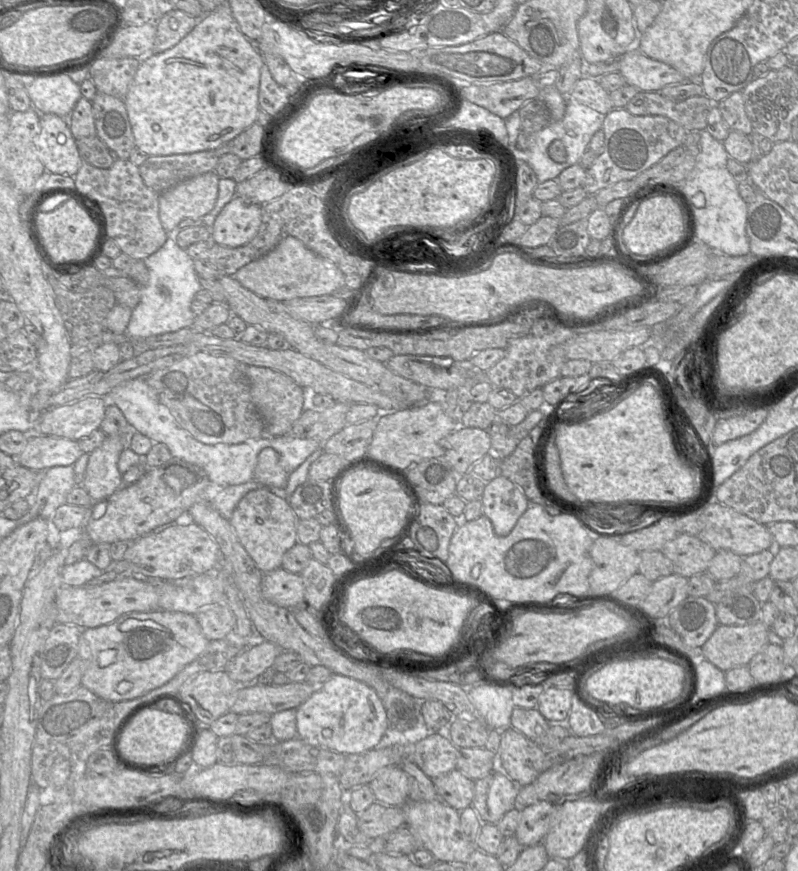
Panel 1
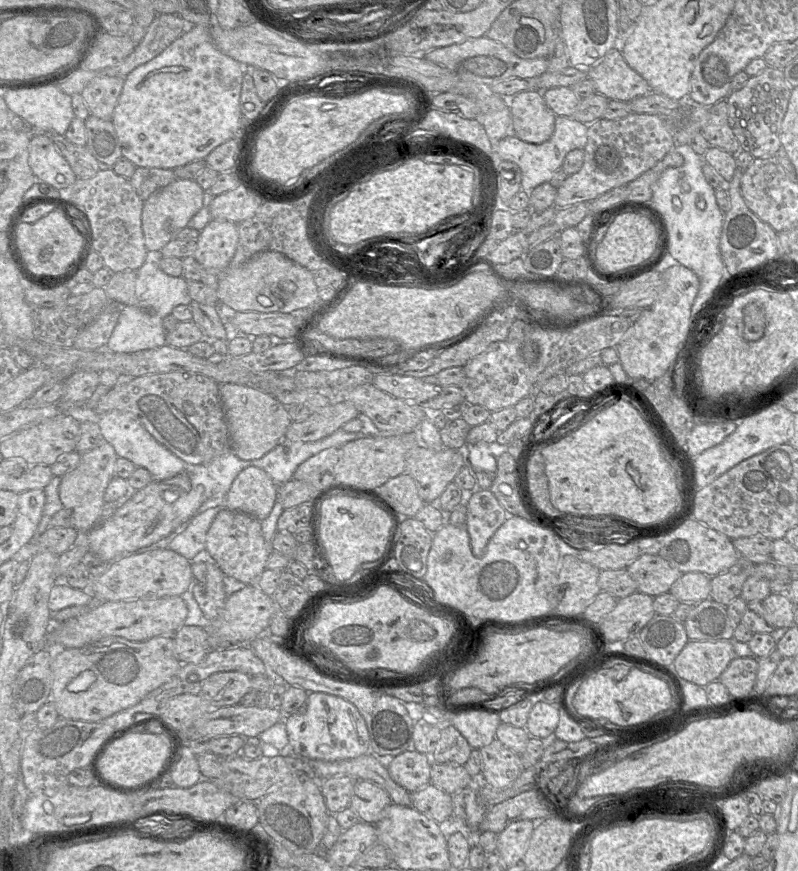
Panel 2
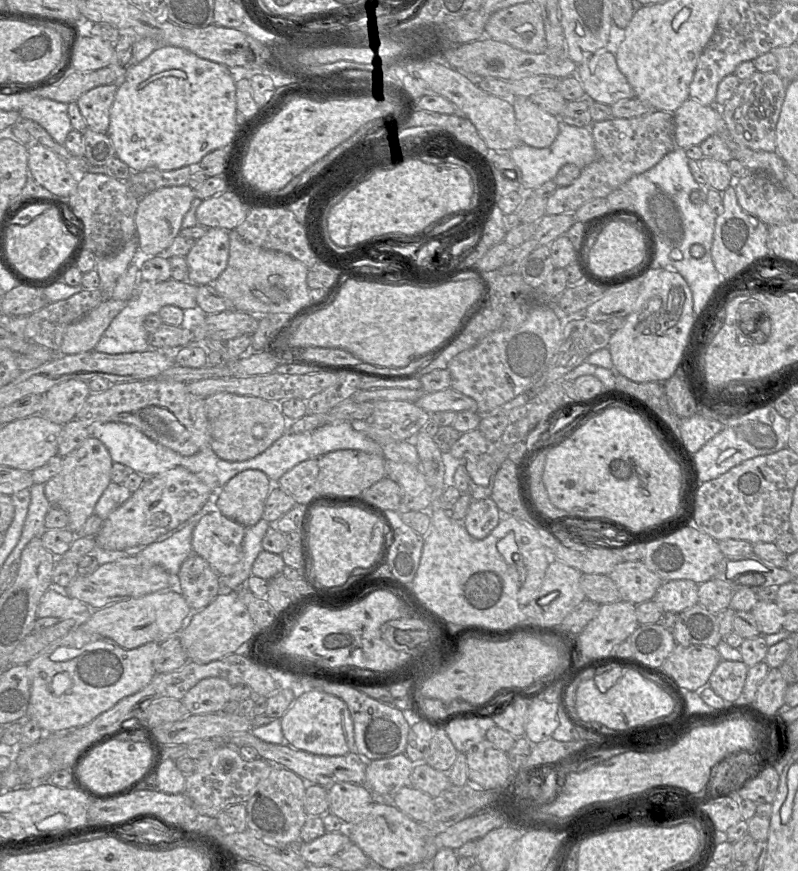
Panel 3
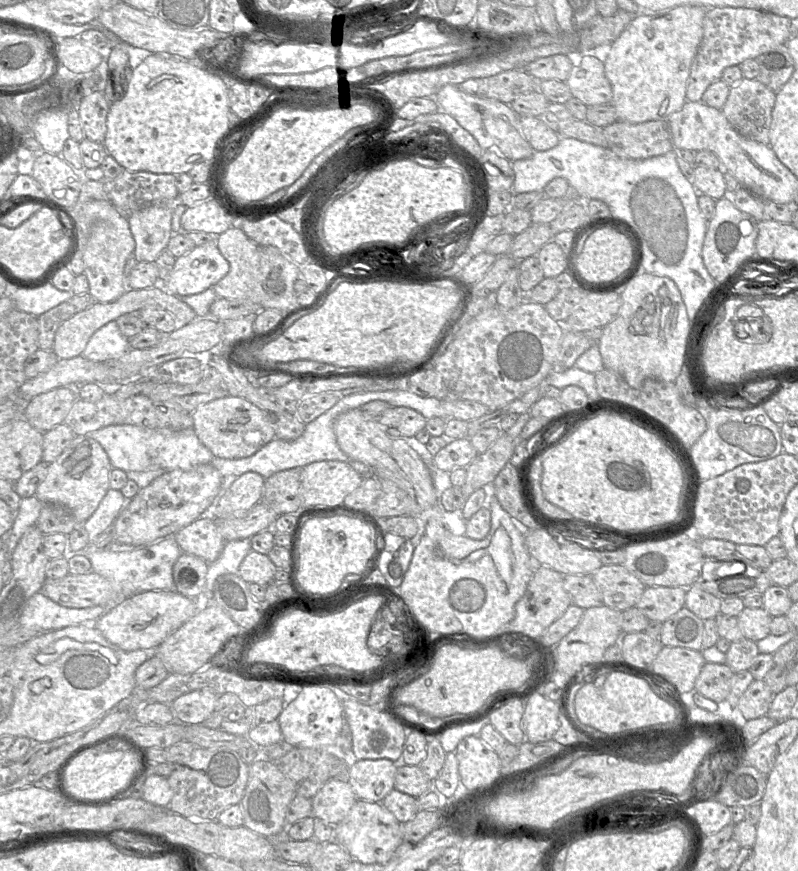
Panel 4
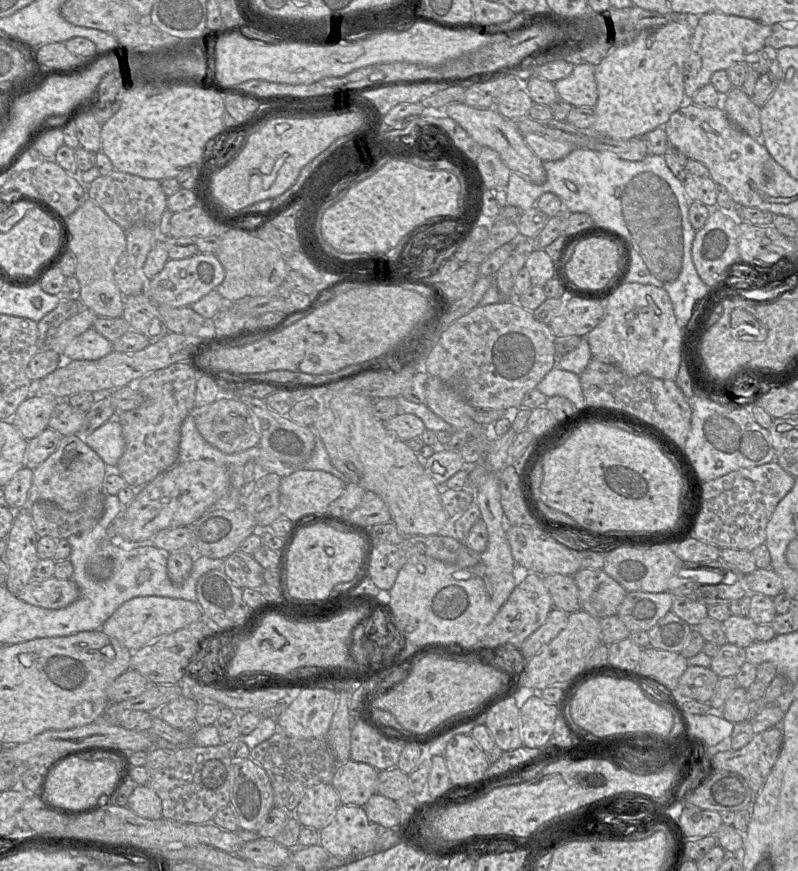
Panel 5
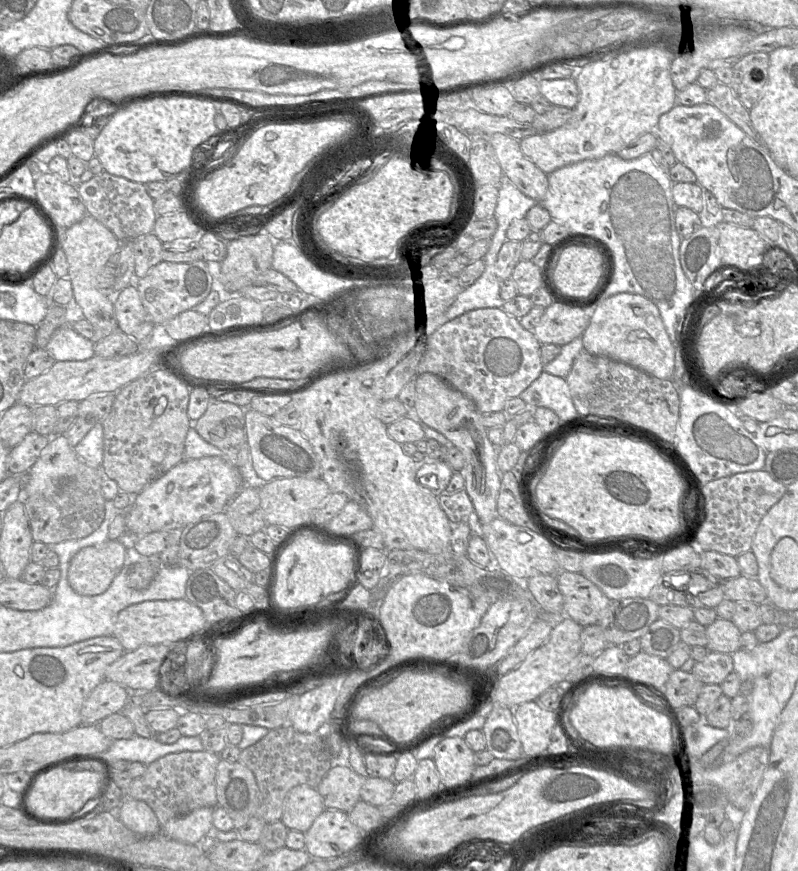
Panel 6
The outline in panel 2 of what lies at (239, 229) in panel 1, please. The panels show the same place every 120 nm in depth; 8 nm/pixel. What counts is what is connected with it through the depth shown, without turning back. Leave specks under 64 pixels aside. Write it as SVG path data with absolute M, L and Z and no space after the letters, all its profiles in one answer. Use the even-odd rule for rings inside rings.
M211 220L197 238L194 258L205 268L226 270L238 244L238 225L226 220Z

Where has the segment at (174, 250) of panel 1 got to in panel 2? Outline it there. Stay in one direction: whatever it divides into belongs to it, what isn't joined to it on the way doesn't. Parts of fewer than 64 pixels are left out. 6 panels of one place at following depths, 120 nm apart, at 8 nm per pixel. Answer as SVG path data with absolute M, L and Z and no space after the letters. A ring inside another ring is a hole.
M145 261L137 270L136 294L138 302L124 307L106 344L115 353L131 353L165 345L167 332L163 327L163 319L176 306L193 302L188 292L188 281L182 276L173 277L164 273L158 261Z

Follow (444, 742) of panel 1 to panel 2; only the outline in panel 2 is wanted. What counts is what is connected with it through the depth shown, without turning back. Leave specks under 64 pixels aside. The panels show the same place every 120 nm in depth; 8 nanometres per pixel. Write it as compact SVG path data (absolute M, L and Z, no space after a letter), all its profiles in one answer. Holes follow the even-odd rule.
M414 749L405 751L385 763L390 777L410 793L430 783L431 757Z

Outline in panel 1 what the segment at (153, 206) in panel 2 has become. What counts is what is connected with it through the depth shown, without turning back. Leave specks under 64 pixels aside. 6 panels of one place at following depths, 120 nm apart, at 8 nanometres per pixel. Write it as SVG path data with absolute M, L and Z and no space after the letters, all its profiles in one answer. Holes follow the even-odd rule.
M209 171L182 180L159 193L159 219L168 235L182 220L201 220L212 210L219 179L214 171Z

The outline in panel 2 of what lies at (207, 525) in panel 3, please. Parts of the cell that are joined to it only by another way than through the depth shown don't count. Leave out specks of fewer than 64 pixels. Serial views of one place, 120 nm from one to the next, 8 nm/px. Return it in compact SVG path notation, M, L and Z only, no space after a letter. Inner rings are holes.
M222 509L214 518L206 534L205 553L232 583L254 584L266 569L272 549L261 529L261 521L248 514Z

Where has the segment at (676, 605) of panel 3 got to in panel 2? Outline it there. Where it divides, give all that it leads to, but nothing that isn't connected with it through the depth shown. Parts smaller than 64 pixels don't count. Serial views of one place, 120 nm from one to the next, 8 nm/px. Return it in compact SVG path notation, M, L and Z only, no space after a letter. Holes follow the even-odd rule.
M701 572L682 574L669 590L680 603L697 604L710 599L710 576Z

